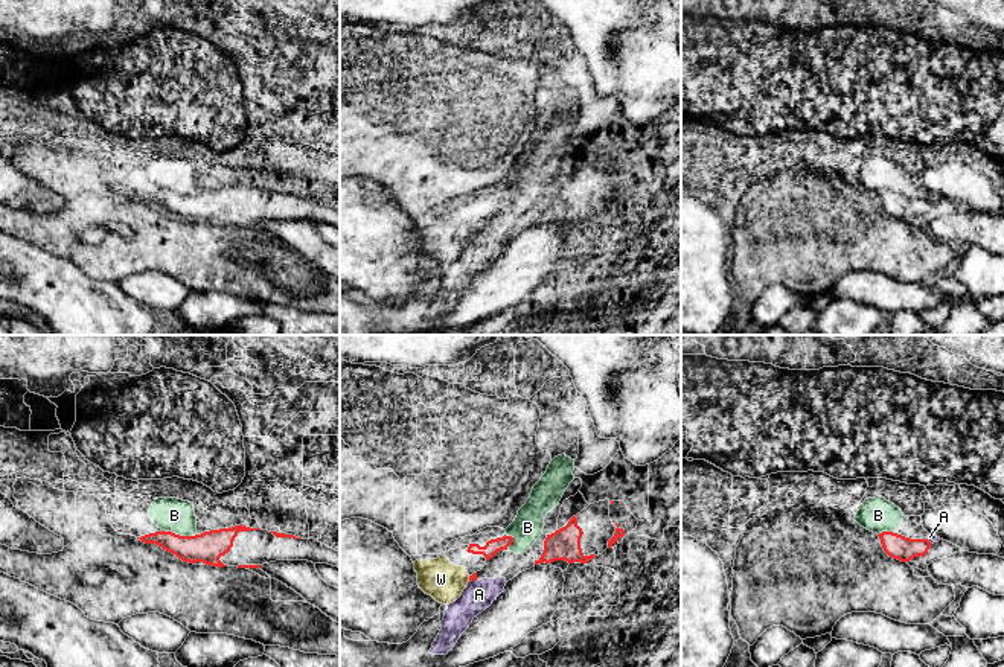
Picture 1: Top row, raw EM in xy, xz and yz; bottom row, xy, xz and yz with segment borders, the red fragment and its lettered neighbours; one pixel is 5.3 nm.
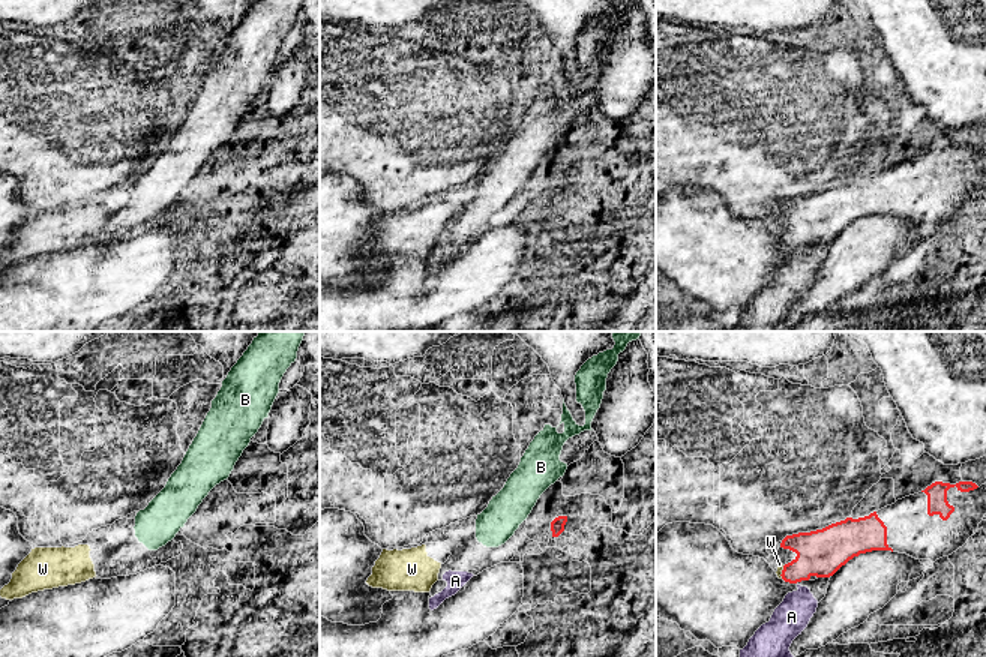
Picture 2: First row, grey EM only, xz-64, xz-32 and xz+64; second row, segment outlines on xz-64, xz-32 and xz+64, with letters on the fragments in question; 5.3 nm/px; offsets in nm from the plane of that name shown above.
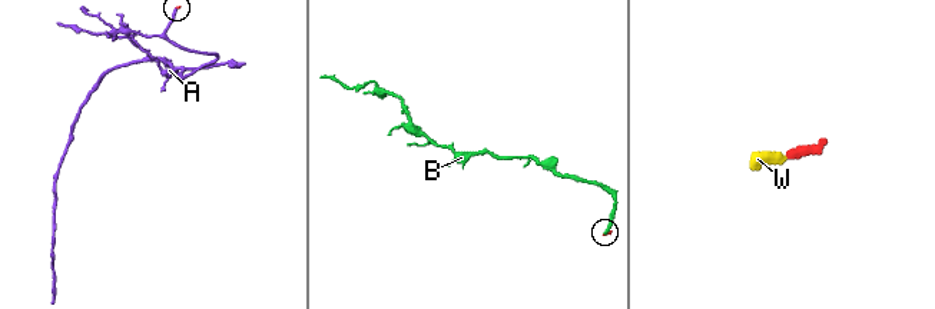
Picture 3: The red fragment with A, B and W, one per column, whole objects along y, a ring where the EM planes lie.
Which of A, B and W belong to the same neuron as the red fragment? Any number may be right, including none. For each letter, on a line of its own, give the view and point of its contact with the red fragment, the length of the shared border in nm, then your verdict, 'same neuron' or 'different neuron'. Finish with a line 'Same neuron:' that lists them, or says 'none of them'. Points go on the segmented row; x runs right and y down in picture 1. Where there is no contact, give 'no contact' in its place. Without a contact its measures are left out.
A: contact xz (473, 579); length 50 nm; different neuron
B: contact xz (512, 538); length 80 nm; different neuron
W: contact xz (470, 579); length 30 nm; same neuron
Same neuron: W

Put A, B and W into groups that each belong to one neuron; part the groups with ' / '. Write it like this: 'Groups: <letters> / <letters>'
Groups: A B / W

